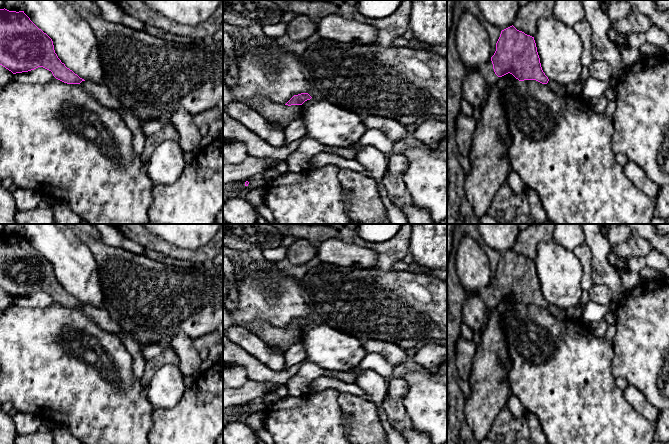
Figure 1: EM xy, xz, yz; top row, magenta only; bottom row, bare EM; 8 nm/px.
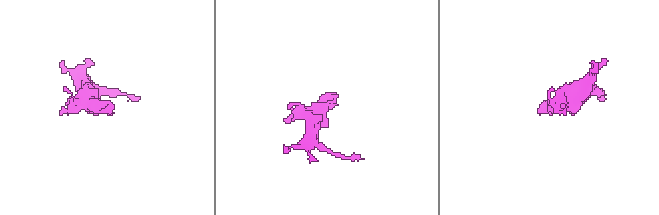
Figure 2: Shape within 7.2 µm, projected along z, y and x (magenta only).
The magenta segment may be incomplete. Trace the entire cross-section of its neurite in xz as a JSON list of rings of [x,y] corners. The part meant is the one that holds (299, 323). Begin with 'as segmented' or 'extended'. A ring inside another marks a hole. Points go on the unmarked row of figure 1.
as segmented | [[[301,317],[294,319],[285,329],[302,329],[305,325],[310,324],[312,321],[308,317]]]

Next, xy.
as segmented | [[[0,233],[0,289],[13,298],[43,291],[64,307],[85,305],[61,286],[52,263],[24,235]]]

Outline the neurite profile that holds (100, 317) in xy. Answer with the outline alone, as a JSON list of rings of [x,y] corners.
[[[82,305],[80,309],[94,321],[102,330],[116,335],[133,358],[133,374],[135,379],[140,379],[144,374],[146,361],[142,354],[144,344],[140,343],[134,333],[125,332],[118,322],[109,318],[105,308],[91,305]]]

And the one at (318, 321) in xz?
[[[317,317],[314,321],[312,321],[310,324],[307,324],[305,325],[301,331],[302,331],[302,334],[306,333],[308,330],[310,330],[311,328],[315,327],[315,326],[318,326],[318,325],[322,325],[322,324],[325,324],[324,320]]]

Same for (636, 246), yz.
[[[632,234],[630,238],[617,245],[615,251],[618,255],[624,258],[630,257],[643,257],[646,256],[651,250],[649,242],[640,236]]]

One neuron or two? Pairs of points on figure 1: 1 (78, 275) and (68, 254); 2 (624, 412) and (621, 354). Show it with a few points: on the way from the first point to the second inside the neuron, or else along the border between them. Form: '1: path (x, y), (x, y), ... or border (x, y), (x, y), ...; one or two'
1: path (76, 270), (72, 259); one
2: border (613, 354), (612, 373), (616, 377); two

